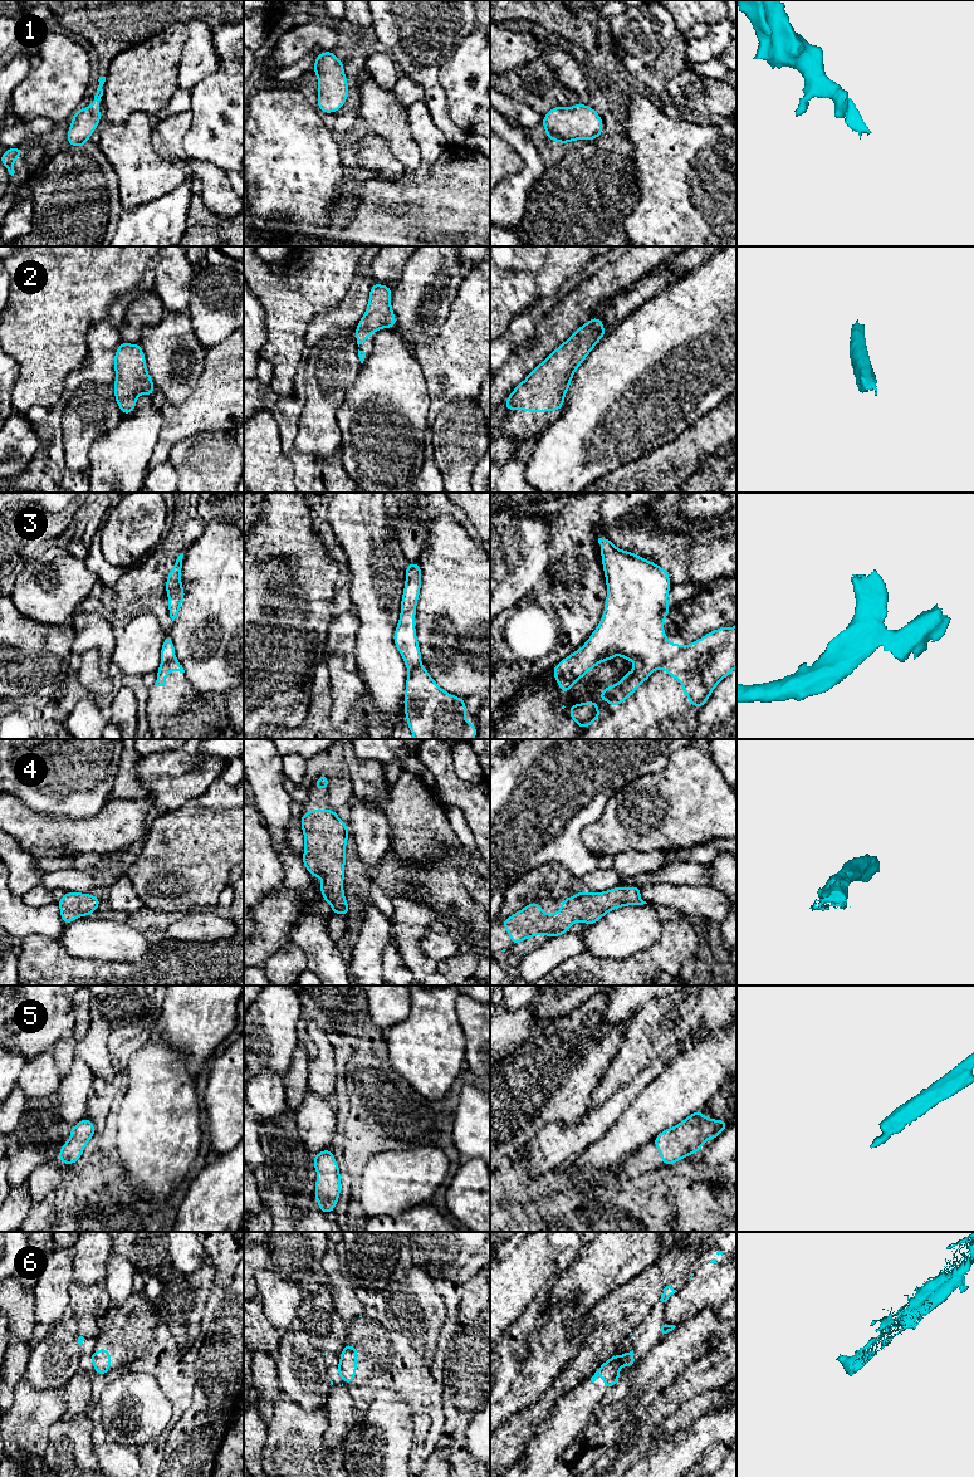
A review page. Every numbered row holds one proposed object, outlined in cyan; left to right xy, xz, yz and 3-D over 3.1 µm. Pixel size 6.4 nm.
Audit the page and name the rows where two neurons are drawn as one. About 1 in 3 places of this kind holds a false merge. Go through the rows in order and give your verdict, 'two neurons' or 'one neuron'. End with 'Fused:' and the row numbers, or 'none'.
1: one neuron
2: one neuron
3: two neurons
4: one neuron
5: one neuron
6: two neurons
Fused: 3, 6

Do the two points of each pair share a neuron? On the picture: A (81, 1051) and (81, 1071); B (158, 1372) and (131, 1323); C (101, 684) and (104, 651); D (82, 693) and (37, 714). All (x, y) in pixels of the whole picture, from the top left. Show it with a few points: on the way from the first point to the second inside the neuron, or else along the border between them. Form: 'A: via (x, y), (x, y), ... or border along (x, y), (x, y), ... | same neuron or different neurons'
A: border along (76, 1056), (81, 1057), (93, 1074) | different neurons
B: via (153, 1359), (153, 1355), (133, 1335) | same neuron
C: border along (82, 654), (97, 650), (99, 661), (103, 665) | different neurons
D: via (71, 695), (58, 708), (48, 708) | same neuron

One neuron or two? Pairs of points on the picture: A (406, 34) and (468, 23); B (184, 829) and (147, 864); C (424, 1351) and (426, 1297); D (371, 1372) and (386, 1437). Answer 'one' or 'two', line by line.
A: one
B: one
C: one
D: two

